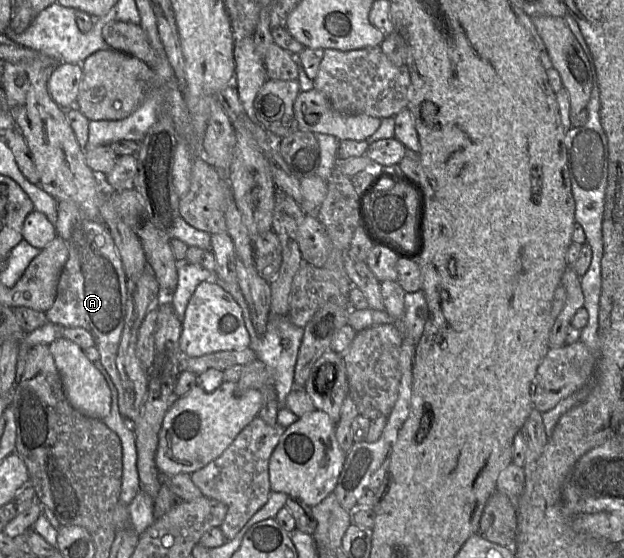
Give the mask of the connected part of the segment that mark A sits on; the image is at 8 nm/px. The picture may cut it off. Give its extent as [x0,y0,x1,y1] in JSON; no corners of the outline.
[45,201,127,415]

